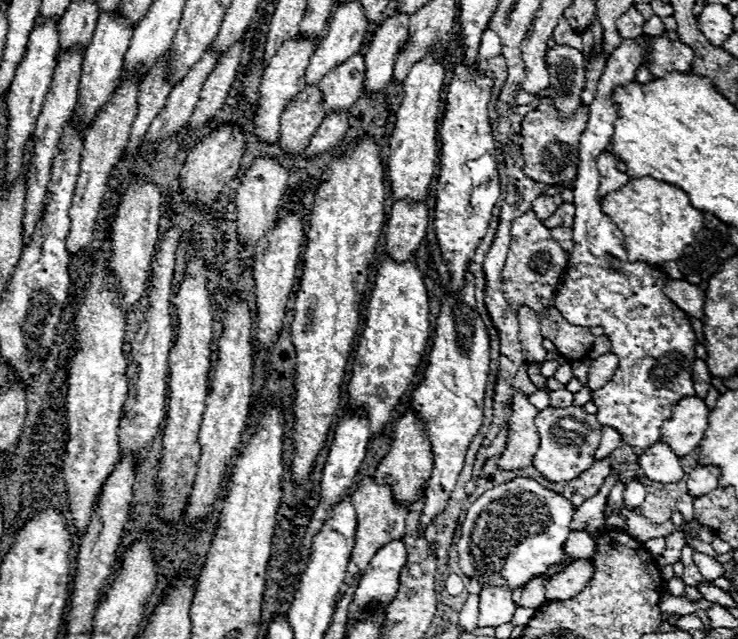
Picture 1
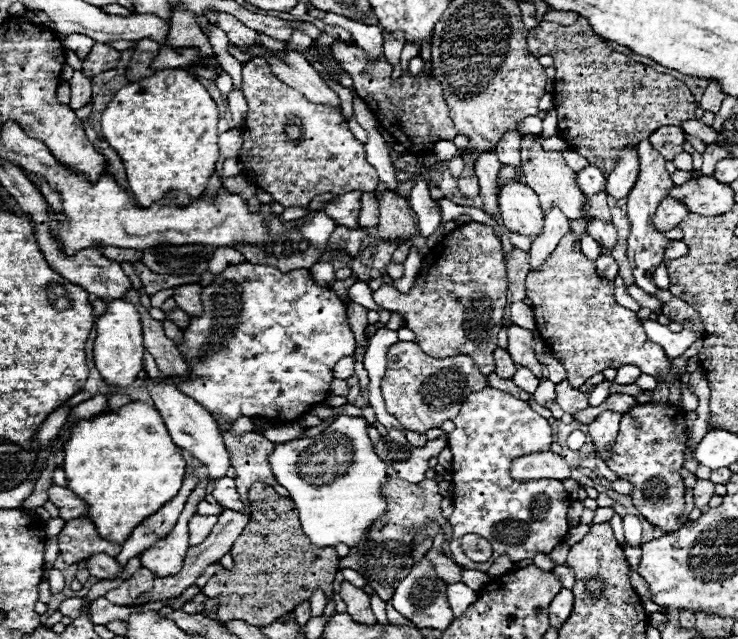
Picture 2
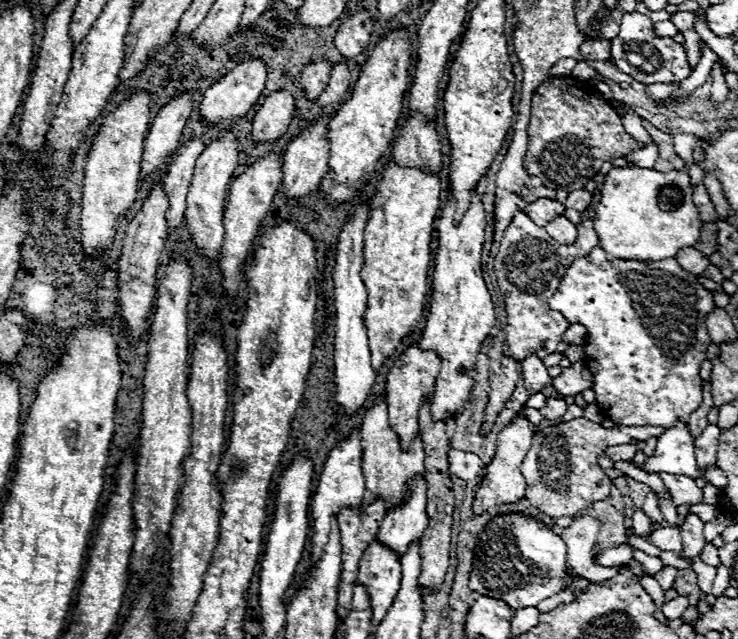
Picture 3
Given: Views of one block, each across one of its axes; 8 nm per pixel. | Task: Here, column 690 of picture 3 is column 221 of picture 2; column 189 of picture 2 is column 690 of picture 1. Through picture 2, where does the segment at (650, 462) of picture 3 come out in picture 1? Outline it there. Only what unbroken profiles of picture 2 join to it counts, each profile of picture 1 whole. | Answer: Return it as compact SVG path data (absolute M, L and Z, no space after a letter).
M688 396L688 400L680 400L672 410L672 418L664 422L660 440L666 442L676 456L690 454L708 428L708 406L704 398Z

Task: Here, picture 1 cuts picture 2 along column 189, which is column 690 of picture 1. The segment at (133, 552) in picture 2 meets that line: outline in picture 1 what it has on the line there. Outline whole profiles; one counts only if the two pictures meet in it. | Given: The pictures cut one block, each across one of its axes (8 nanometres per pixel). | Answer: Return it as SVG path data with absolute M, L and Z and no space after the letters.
M694 468L690 472L690 480L688 480L688 494L692 498L700 496L700 494L708 494L718 486L718 476L720 472L716 468Z

